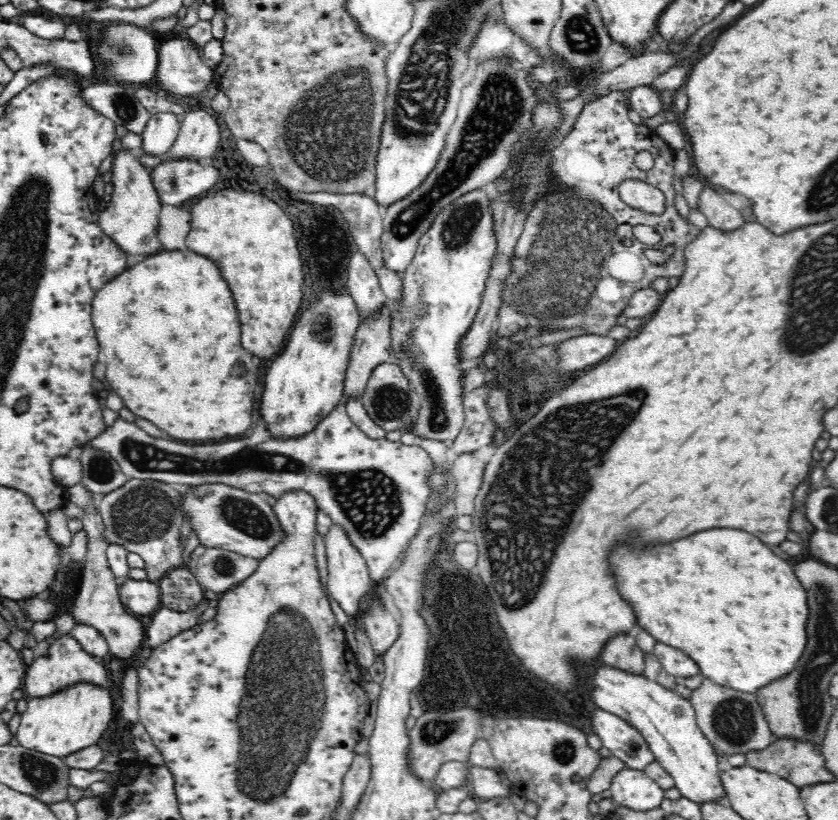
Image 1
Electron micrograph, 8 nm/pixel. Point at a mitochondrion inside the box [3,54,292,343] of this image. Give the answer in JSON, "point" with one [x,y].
{"point":[124,106]}

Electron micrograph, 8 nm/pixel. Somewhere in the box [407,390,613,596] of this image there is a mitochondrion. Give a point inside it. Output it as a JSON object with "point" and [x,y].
{"point":[435,544]}

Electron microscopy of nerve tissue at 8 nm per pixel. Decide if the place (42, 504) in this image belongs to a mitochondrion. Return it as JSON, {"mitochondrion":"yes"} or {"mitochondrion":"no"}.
{"mitochondrion":"no"}

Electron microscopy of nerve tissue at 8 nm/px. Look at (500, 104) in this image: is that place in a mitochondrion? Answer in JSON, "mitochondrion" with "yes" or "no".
{"mitochondrion":"yes"}

